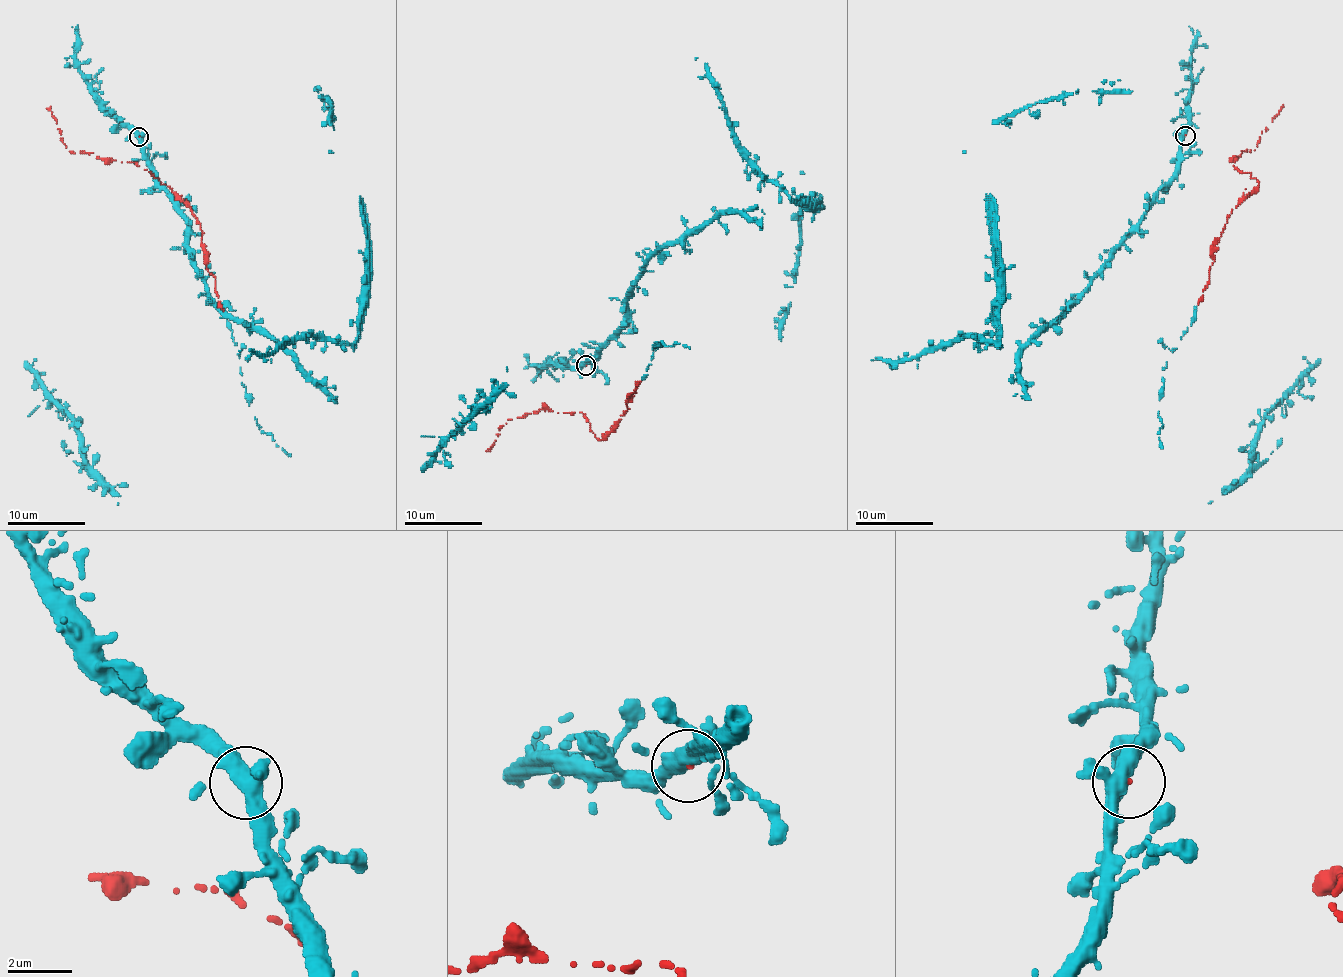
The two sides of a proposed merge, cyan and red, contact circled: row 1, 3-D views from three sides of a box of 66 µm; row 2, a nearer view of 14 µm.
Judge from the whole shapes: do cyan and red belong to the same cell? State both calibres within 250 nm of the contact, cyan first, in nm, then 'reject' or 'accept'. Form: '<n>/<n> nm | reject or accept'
360/70 nm | accept

